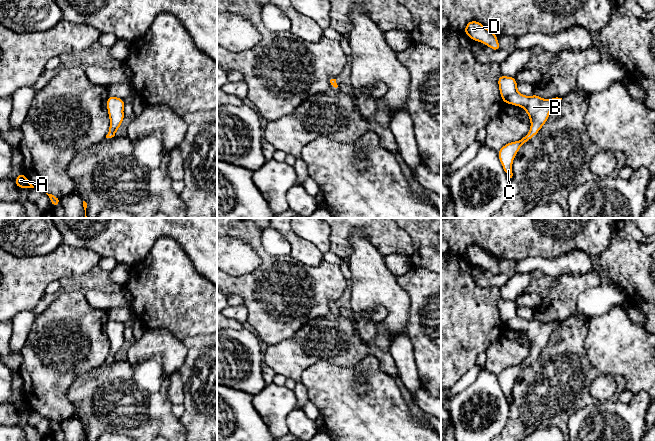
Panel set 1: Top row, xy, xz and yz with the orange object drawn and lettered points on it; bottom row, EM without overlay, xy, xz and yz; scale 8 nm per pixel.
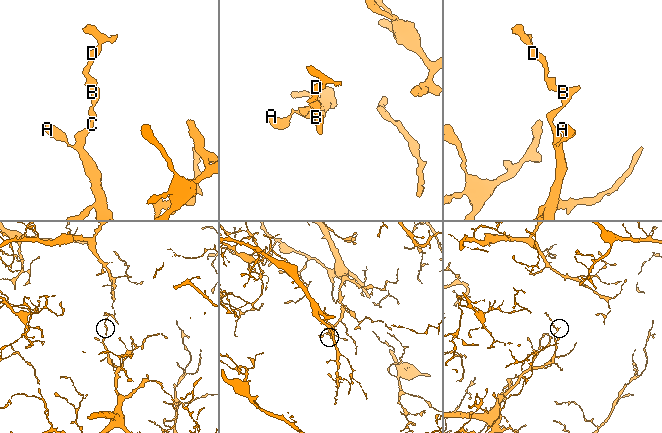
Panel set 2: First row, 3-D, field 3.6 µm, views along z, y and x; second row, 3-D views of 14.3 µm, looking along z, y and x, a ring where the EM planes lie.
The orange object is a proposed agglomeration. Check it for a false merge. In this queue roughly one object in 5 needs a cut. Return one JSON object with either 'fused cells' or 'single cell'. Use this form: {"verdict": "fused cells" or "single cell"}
{"verdict": "single cell"}

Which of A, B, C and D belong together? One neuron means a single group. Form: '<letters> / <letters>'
A B C D

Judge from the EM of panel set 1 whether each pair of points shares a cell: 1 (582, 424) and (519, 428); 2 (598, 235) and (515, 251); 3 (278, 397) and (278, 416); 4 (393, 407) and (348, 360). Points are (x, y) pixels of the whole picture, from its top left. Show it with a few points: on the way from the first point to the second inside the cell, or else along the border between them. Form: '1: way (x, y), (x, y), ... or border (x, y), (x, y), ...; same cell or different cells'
1: border (583, 407), (575, 411), (569, 418), (567, 430); different cells
2: way (577, 237), (574, 240), (564, 242), (536, 242); same cell
3: way (278, 402), (278, 411); same cell
4: border (376, 359), (364, 358), (352, 368), (331, 364); different cells

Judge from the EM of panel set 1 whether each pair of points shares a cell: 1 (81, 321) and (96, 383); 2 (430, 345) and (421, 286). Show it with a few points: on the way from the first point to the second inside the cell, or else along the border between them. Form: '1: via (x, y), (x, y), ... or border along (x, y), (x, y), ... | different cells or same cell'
1: border along (105, 360), (80, 374), (73, 381) | different cells
2: via (422, 330), (417, 324), (416, 314), (421, 301) | same cell

